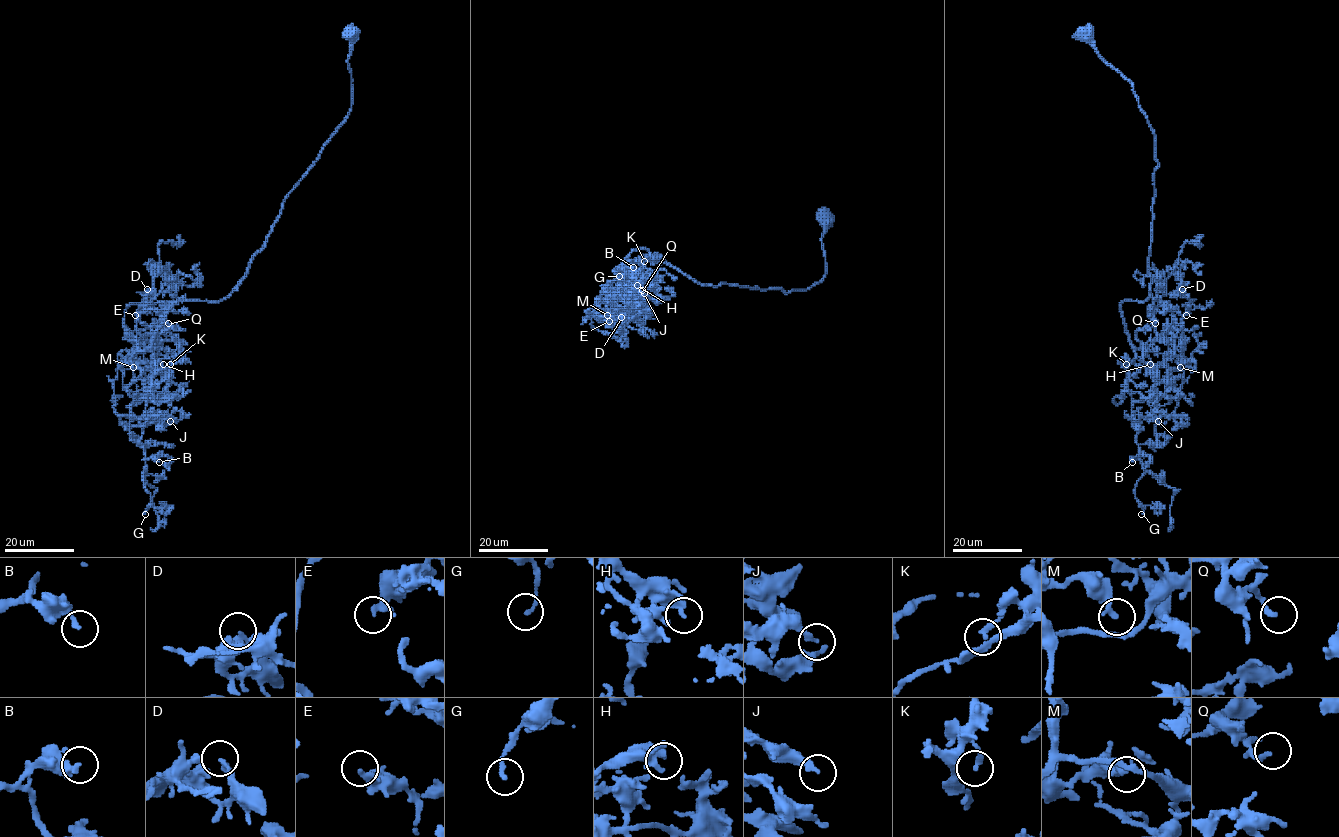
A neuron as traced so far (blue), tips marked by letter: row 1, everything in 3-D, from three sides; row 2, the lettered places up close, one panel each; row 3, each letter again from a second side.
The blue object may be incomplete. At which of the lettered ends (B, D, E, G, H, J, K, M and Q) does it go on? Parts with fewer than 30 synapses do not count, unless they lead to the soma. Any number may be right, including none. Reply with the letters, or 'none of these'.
M

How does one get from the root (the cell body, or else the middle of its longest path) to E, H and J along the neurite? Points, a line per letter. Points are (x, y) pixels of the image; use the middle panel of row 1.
E: (825, 218), (826, 272), (807, 289), (702, 285), (641, 256), (600, 297), (599, 322), (617, 325), (609, 321)
H: (825, 218), (826, 272), (807, 289), (786, 293), (702, 285), (648, 256), (626, 266), (627, 277), (637, 285)
J: (825, 218), (826, 272), (807, 289), (702, 285), (648, 256), (601, 286), (617, 281), (644, 293)

